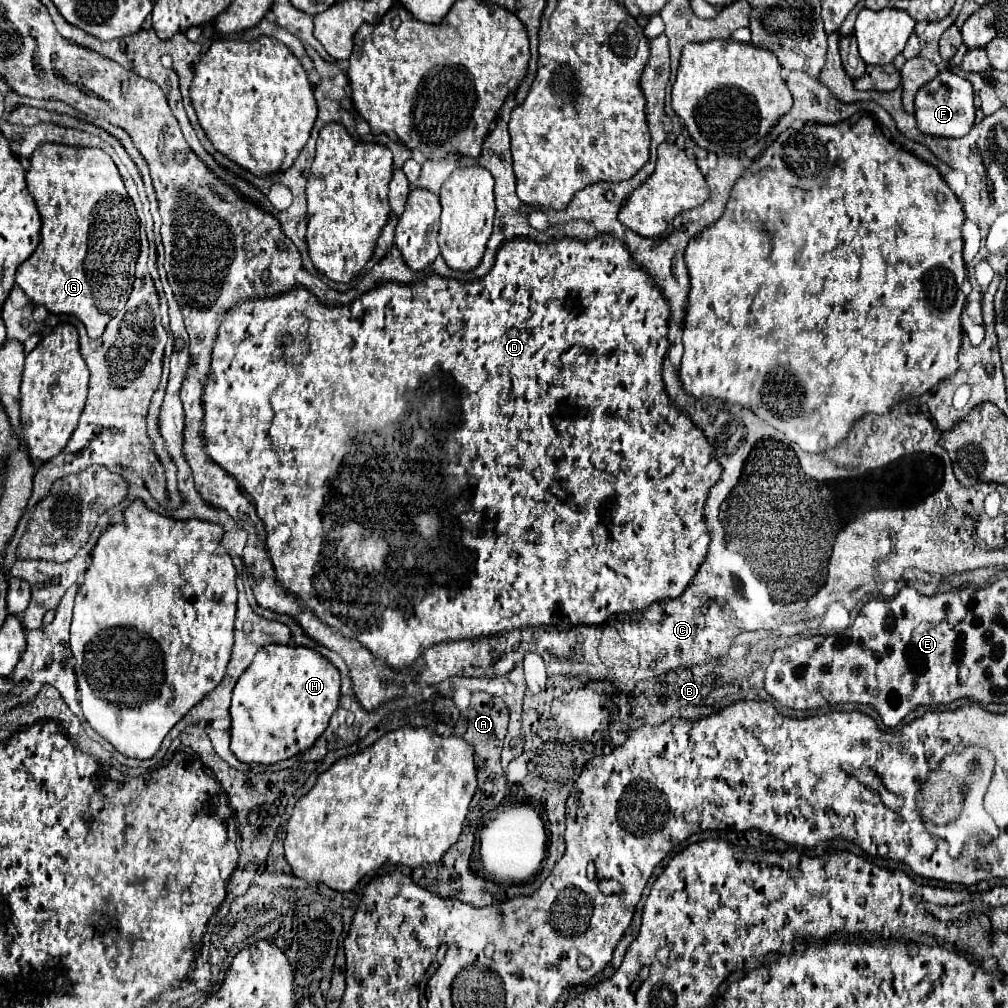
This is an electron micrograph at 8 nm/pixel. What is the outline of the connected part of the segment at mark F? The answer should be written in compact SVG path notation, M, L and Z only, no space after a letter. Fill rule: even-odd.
M940 71L940 75L922 87L916 95L916 123L924 133L938 135L938 137L964 137L970 127L974 125L974 89L972 83L954 75L952 71Z

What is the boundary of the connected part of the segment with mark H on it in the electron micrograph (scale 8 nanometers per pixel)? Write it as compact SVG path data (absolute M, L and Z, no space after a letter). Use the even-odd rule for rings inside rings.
M266 645L256 653L254 661L240 675L234 687L230 705L230 717L232 717L230 749L240 761L248 765L250 763L270 765L276 761L290 759L312 747L312 743L322 735L322 731L328 727L332 713L338 709L338 701L340 701L340 673L320 653L296 645Z

